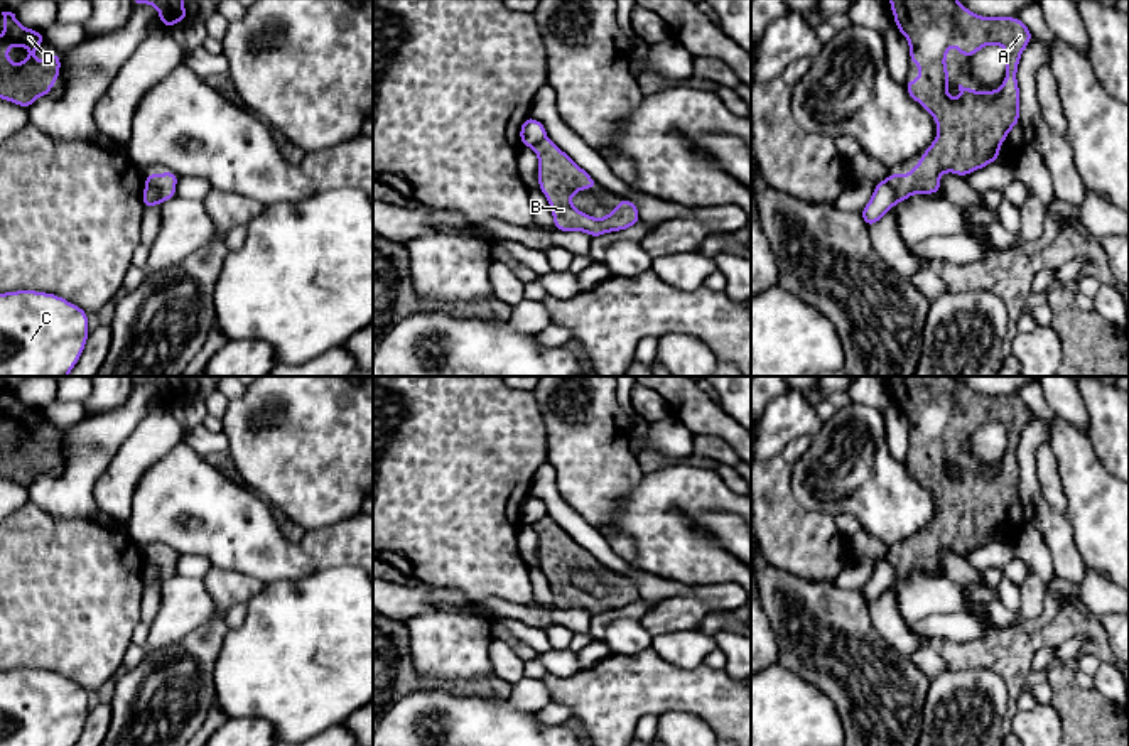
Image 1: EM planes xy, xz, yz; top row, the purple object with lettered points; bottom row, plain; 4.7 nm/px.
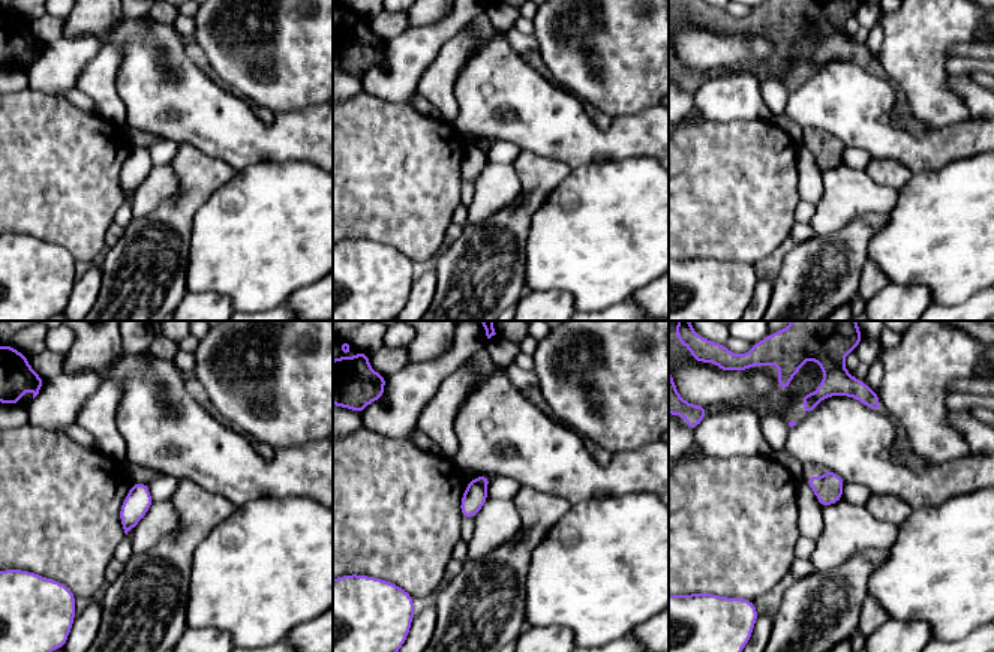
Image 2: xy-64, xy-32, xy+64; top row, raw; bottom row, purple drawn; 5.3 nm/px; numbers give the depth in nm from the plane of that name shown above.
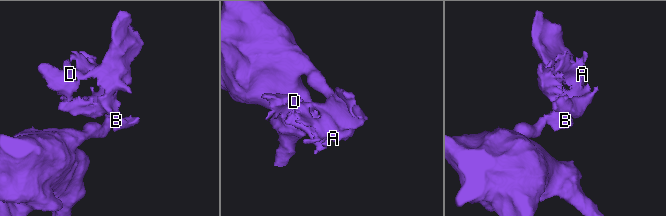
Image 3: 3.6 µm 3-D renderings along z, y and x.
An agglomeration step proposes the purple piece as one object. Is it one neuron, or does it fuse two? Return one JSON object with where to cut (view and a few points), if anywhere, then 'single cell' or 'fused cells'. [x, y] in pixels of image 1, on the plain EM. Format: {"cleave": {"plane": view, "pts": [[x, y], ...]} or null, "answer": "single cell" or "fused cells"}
{"cleave": {"plane": "xy", "pts": [[147, 561], [159, 569], [162, 579]]}, "answer": "fused cells"}

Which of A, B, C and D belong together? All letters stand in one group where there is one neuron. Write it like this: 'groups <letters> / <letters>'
groups A B D / C

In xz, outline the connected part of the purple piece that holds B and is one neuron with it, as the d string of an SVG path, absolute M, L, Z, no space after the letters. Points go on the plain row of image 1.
M548 516L532 525L538 535L538 567L545 572L555 609L586 609L591 616L640 603L638 584L621 577L604 596L592 596L572 584L570 576L599 562Z

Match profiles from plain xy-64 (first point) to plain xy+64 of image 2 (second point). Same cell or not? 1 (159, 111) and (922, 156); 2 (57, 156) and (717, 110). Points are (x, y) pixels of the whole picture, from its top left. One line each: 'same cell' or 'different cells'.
1: same cell
2: different cells

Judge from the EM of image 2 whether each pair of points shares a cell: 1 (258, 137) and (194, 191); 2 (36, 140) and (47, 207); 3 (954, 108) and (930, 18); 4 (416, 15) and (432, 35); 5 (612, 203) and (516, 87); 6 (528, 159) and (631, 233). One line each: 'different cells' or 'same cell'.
1: different cells
2: same cell
3: same cell
4: different cells
5: different cells
6: different cells

